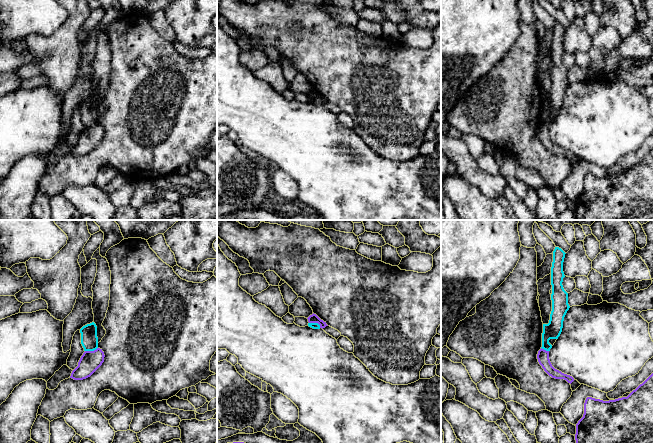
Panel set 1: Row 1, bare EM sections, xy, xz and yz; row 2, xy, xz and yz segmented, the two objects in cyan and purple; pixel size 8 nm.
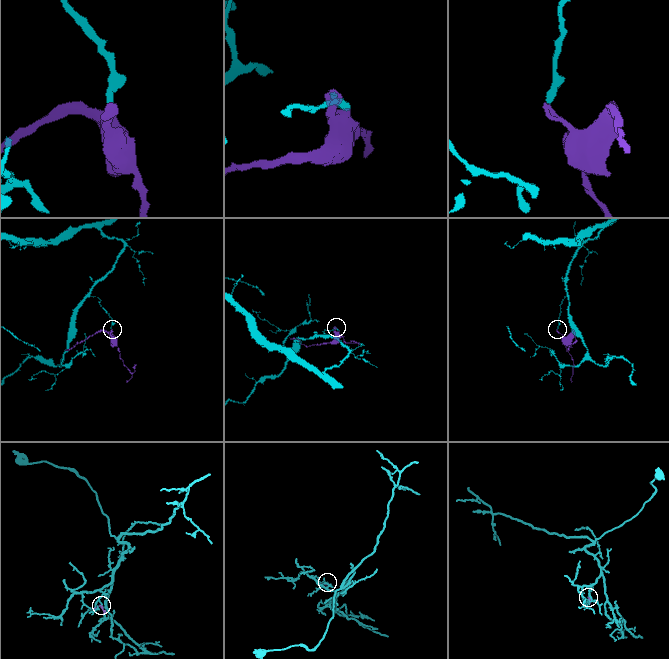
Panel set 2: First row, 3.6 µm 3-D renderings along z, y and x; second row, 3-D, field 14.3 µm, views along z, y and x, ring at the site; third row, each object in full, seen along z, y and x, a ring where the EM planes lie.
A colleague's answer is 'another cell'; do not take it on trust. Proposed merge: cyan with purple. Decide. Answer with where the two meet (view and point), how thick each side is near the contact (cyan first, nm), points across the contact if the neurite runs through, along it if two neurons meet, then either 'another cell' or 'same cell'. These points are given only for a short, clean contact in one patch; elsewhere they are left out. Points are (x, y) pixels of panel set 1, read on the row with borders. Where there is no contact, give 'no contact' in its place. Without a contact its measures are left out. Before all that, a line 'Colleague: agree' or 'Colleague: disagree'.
Colleague: agree
contact xz (315, 323); calibres 50 and 70 nm; border xz (309, 322), (316, 322), (320, 327); another cell

